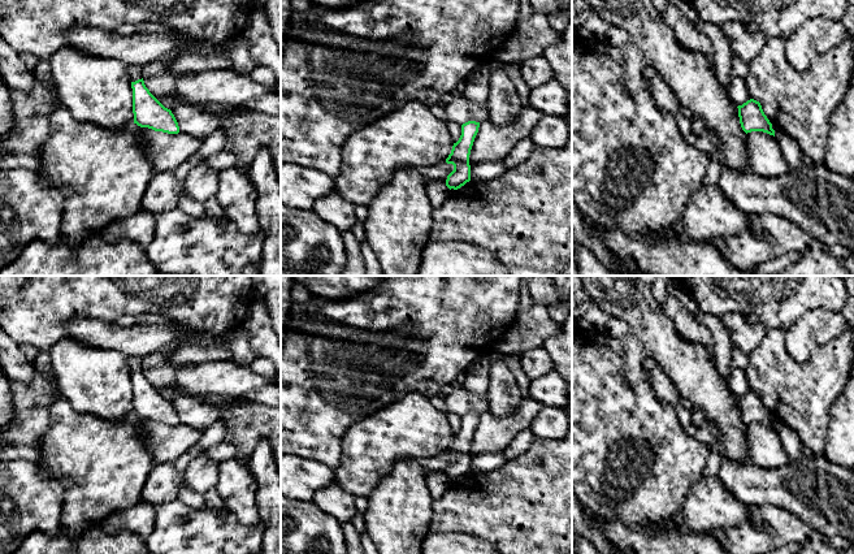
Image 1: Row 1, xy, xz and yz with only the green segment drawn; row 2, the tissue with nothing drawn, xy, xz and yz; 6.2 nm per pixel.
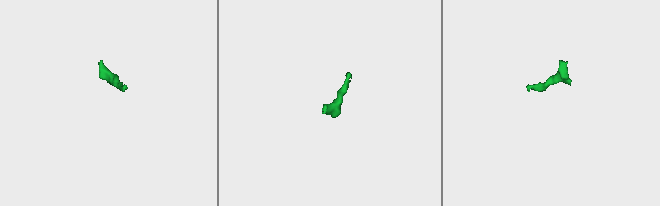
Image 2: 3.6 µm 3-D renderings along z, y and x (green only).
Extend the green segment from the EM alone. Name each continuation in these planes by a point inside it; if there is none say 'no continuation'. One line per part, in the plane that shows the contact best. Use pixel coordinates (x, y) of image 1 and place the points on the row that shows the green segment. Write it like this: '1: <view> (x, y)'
1: xy (135, 73)

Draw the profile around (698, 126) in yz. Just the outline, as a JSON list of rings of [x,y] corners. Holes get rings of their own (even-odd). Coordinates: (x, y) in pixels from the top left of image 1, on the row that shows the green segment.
[[[686,113],[689,120],[690,120],[690,125],[692,125],[692,131],[694,134],[694,137],[697,138],[698,135],[701,135],[705,131],[708,131],[706,124],[703,122],[703,120],[698,116],[694,116],[692,113]]]

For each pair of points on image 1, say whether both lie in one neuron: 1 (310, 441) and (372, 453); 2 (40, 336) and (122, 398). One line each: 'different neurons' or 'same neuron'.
1: different neurons
2: different neurons

